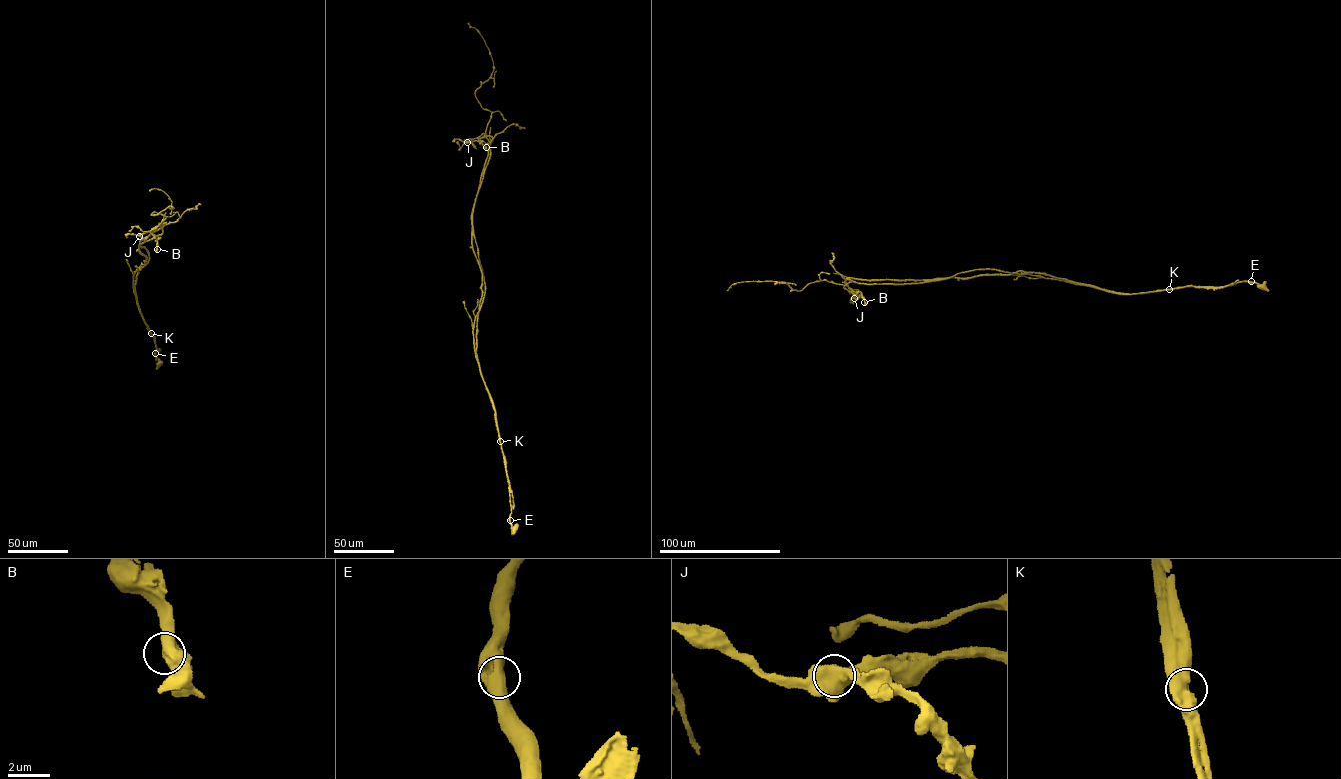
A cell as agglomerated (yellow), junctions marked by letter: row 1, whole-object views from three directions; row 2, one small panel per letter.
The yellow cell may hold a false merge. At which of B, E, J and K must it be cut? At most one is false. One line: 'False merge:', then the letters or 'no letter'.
False merge: K

